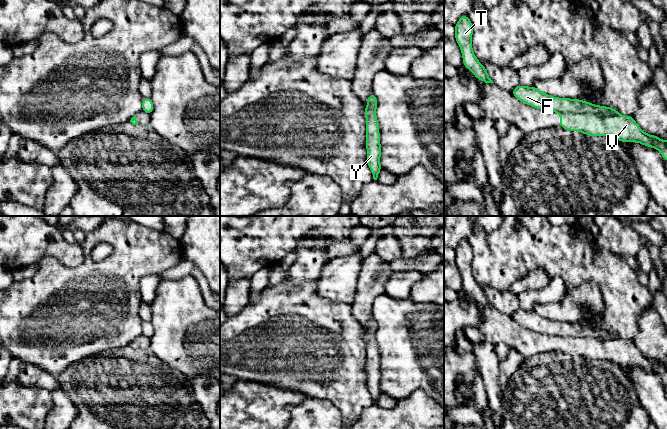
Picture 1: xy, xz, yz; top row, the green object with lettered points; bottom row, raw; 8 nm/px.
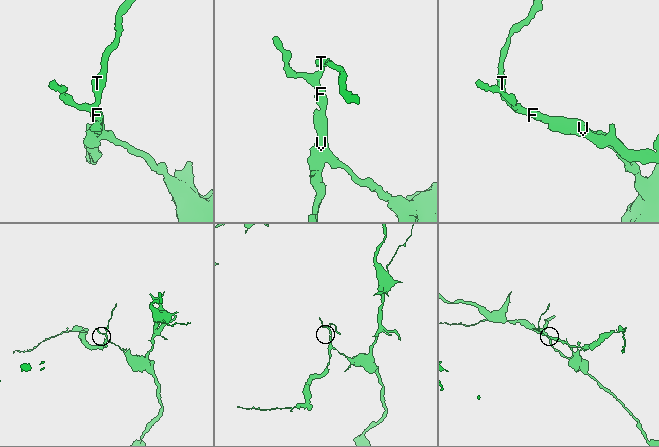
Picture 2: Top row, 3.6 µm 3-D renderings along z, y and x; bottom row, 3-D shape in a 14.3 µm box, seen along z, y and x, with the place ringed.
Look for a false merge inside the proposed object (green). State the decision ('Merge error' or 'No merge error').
Merge error

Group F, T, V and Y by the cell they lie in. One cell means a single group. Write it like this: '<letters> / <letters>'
F T Y / V

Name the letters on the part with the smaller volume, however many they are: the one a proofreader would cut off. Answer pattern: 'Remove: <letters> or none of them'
Remove: V

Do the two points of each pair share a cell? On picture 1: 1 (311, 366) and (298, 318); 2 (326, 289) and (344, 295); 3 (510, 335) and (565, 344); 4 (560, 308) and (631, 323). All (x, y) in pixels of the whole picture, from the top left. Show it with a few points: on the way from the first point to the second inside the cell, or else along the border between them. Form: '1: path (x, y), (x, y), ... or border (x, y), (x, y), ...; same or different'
1: path (311, 354), (311, 349), (298, 336), (298, 330); same
2: path (330, 289), (338, 289), (340, 291); same
3: path (524, 340), (528, 343), (551, 343); same
4: border (602, 293), (602, 314), (578, 322); different

